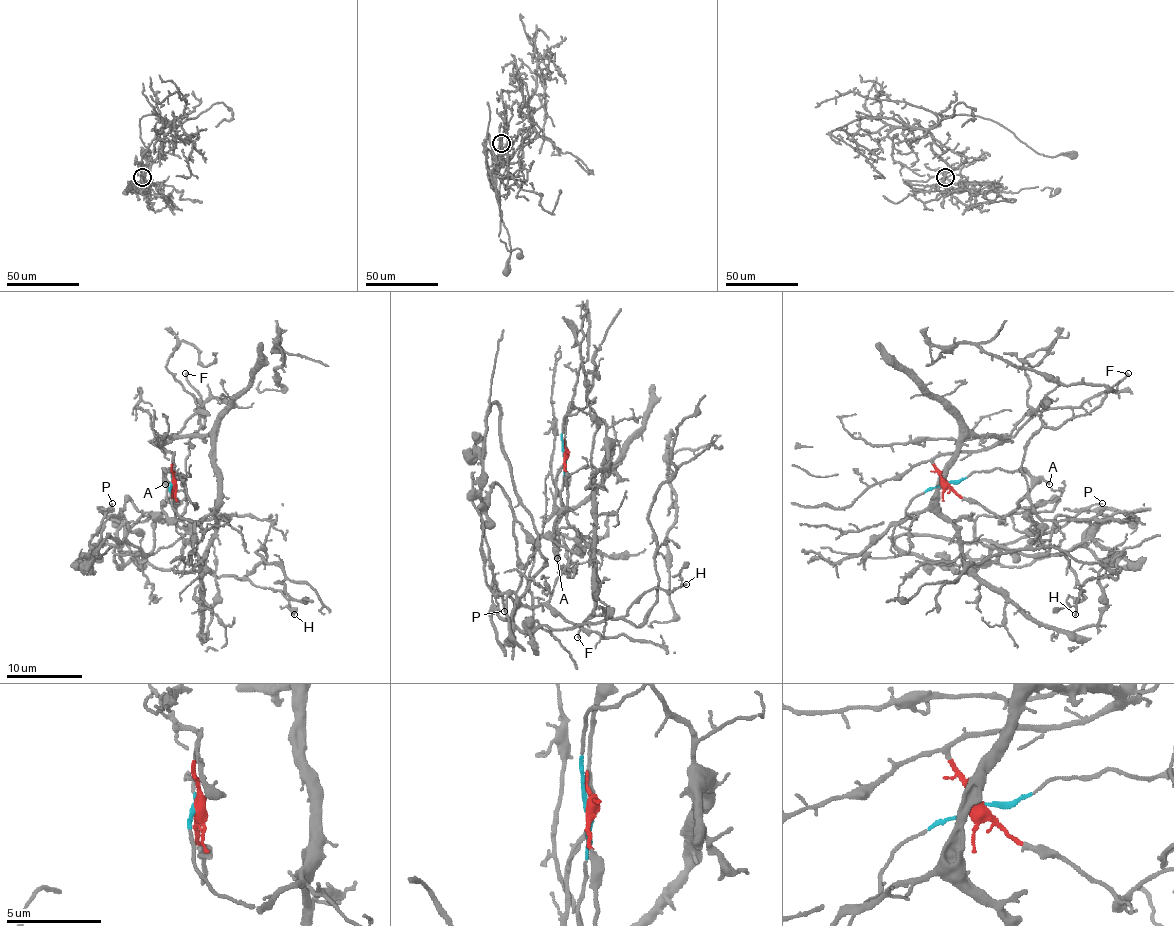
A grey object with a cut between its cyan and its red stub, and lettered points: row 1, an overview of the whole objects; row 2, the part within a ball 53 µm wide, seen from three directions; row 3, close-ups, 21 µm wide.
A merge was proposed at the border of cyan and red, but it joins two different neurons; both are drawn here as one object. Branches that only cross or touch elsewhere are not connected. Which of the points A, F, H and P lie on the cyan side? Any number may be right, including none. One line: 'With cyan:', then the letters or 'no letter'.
With cyan: A, F, H, P

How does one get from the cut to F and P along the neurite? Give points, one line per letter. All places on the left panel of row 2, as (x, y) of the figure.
F: (171, 482), (165, 471), (167, 499), (179, 505), (188, 440), (203, 419), (201, 397), (184, 374)
P: (171, 482), (165, 471), (167, 499), (184, 497), (177, 522), (120, 524), (99, 510), (112, 503)

